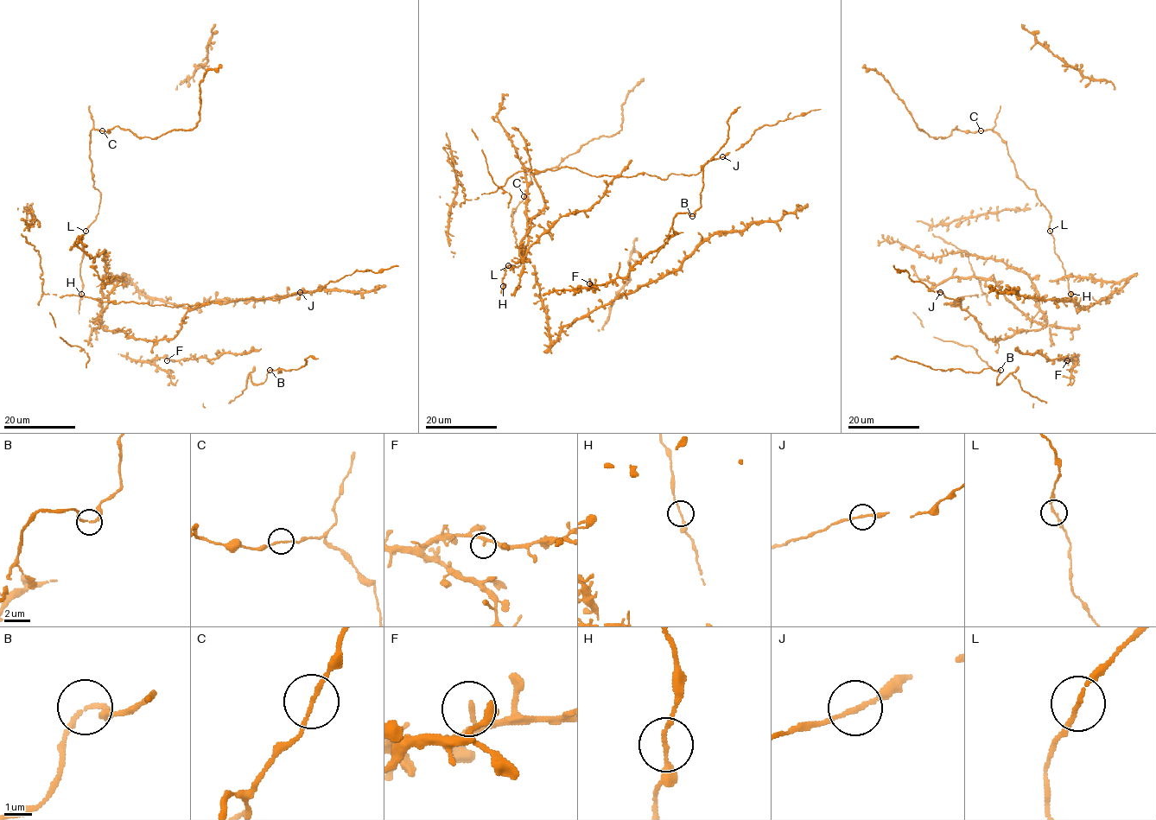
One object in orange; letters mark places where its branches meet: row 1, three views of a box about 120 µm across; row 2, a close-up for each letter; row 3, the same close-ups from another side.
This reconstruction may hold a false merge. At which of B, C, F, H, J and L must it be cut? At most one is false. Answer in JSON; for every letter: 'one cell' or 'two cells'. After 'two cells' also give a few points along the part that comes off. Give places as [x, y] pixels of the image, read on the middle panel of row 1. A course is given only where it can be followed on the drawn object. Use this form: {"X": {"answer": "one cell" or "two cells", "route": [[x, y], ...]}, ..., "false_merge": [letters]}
{"B": {"answer": "one cell"}, "C": {"answer": "one cell"}, "F": {"answer": "one cell"}, "H": {"answer": "one cell"}, "J": {"answer": "one cell"}, "L": {"answer": "one cell"}, "false_merge": []}

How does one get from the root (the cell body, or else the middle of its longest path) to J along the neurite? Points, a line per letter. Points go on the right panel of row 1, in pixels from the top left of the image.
J: (1039, 329), (989, 339), (961, 302), (956, 303), (963, 299), (940, 292)

